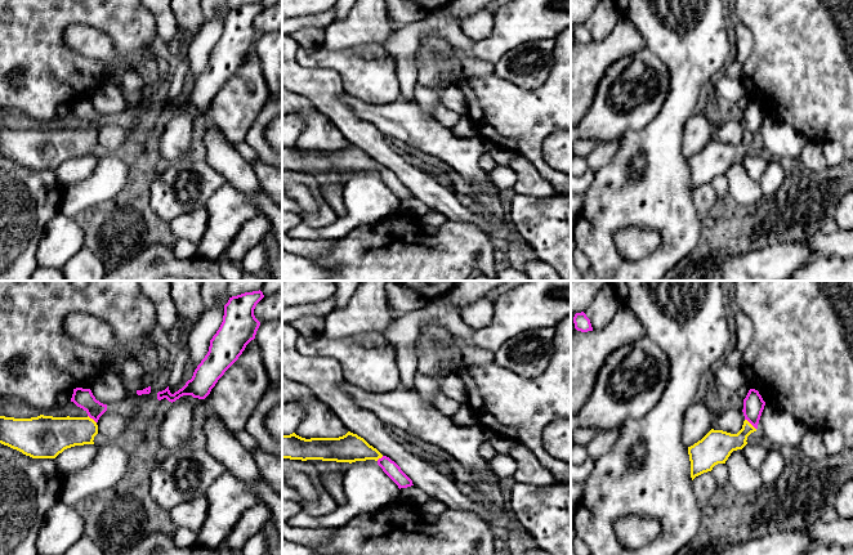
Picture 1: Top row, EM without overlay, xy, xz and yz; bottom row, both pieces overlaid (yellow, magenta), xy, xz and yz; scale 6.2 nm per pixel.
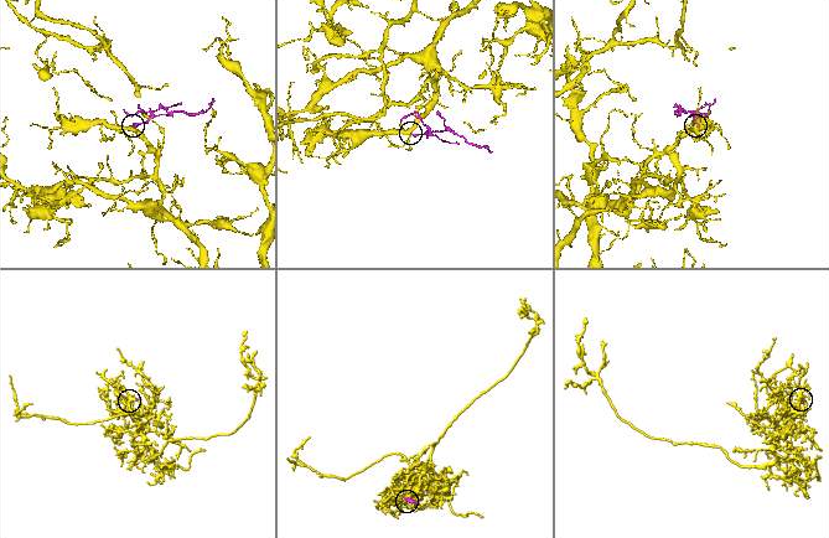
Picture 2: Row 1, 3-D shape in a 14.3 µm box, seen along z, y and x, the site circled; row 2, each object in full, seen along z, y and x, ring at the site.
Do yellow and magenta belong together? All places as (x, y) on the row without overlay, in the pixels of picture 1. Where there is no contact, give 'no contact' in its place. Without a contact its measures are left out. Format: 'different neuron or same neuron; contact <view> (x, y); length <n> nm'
same neuron; contact yz (750, 135); length 100 nm

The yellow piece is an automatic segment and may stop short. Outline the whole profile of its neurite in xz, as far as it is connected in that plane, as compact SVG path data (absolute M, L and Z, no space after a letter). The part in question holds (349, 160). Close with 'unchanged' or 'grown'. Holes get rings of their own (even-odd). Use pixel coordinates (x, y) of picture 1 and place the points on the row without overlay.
M350 143L339 149L305 151L295 144L282 147L282 170L302 173L322 171L349 175L356 173L375 171L399 201L414 197L412 192L394 173L387 167L383 167L363 149Z; grown

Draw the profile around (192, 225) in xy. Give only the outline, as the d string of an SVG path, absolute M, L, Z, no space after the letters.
M206 207L197 209L168 223L171 236L198 243L206 230L209 214Z

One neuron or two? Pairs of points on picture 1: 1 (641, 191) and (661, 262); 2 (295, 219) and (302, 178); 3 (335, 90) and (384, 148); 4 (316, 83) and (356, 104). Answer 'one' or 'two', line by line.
1: one
2: two
3: one
4: two

